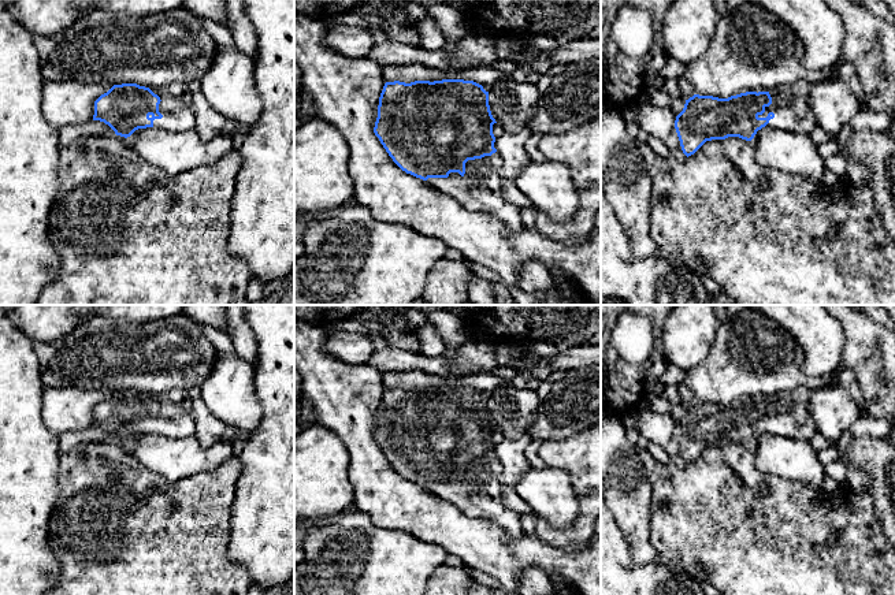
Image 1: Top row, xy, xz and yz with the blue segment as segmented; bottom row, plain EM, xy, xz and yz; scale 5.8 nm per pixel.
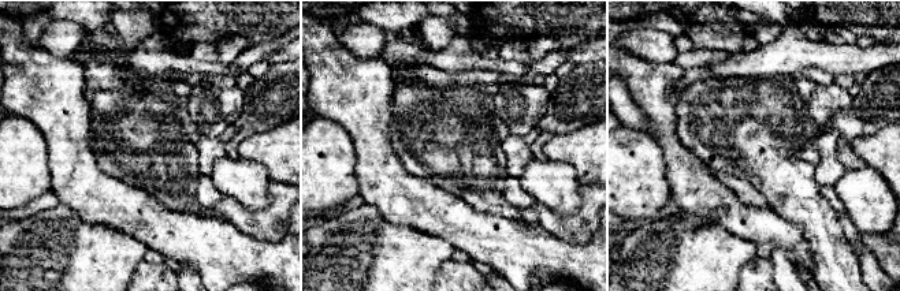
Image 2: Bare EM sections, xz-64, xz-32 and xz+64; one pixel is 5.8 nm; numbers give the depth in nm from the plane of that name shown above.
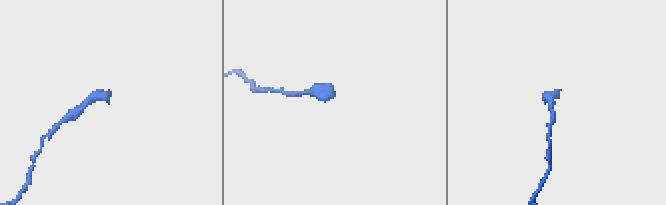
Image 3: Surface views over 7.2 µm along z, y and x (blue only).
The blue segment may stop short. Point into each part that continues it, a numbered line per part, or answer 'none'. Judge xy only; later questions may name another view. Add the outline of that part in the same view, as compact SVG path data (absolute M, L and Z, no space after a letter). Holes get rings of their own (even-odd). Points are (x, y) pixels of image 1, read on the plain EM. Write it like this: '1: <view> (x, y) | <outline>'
1: xy (177, 415) | M175 388L164 395L151 395L160 404L159 419L161 425L153 427L155 435L186 438L196 434L193 399L187 390Z

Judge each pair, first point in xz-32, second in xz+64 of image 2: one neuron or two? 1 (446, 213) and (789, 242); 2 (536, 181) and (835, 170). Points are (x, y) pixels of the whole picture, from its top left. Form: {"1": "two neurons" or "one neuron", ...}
{"1": "one neuron", "2": "two neurons"}

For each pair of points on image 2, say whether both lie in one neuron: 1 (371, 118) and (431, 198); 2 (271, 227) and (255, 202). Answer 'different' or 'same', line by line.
1: same
2: different

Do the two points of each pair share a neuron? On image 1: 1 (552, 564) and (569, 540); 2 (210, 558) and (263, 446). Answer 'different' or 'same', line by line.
1: different
2: different

